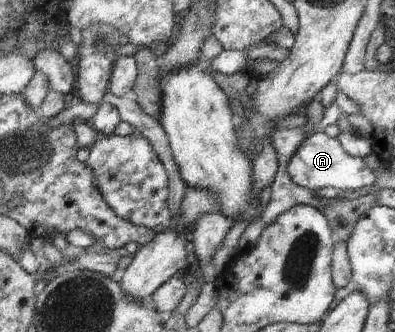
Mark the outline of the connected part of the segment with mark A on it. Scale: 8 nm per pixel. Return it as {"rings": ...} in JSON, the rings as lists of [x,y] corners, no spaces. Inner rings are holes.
{"rings":[[[314,131],[302,143],[302,146],[293,154],[288,165],[288,172],[292,180],[301,187],[311,191],[330,186],[338,192],[342,190],[359,190],[364,186],[372,186],[376,182],[374,172],[368,169],[363,157],[353,157],[342,146],[337,137],[330,137],[324,131]]]}

